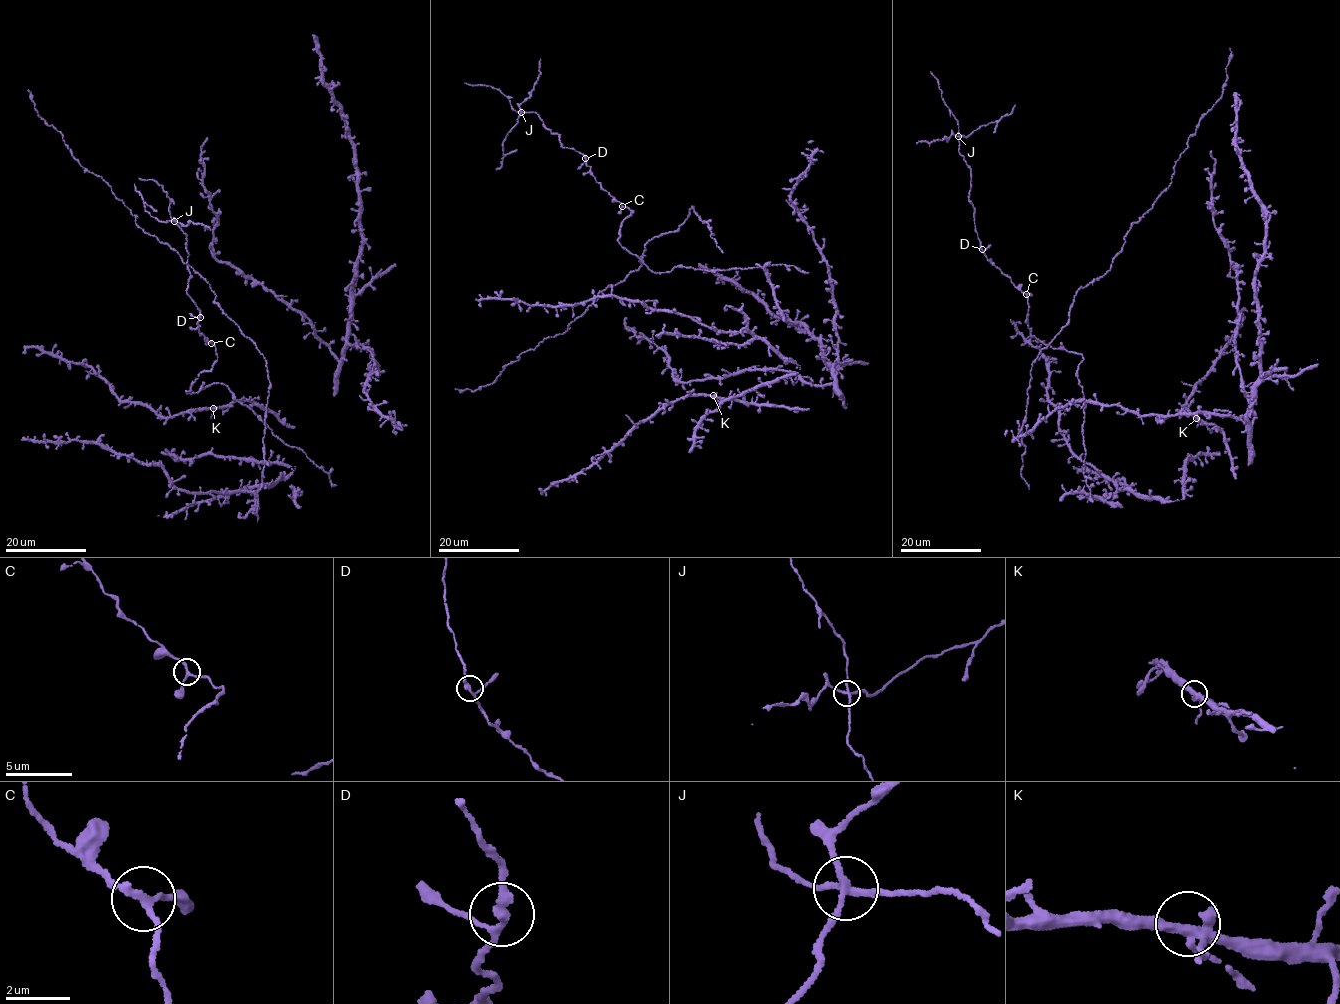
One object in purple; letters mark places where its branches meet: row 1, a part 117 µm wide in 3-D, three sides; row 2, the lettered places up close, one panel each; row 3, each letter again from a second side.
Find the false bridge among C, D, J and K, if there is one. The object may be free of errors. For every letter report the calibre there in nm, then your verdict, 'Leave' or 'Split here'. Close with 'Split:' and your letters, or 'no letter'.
C: Thickness 190 nm. Leave
D: Thickness 220 nm. Leave
J: Thickness 190 nm. Split here
K: Thickness 320 nm. Leave
Split: J

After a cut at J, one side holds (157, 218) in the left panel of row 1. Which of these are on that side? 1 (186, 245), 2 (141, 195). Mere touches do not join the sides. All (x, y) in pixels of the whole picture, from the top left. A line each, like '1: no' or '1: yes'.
1: no
2: yes

